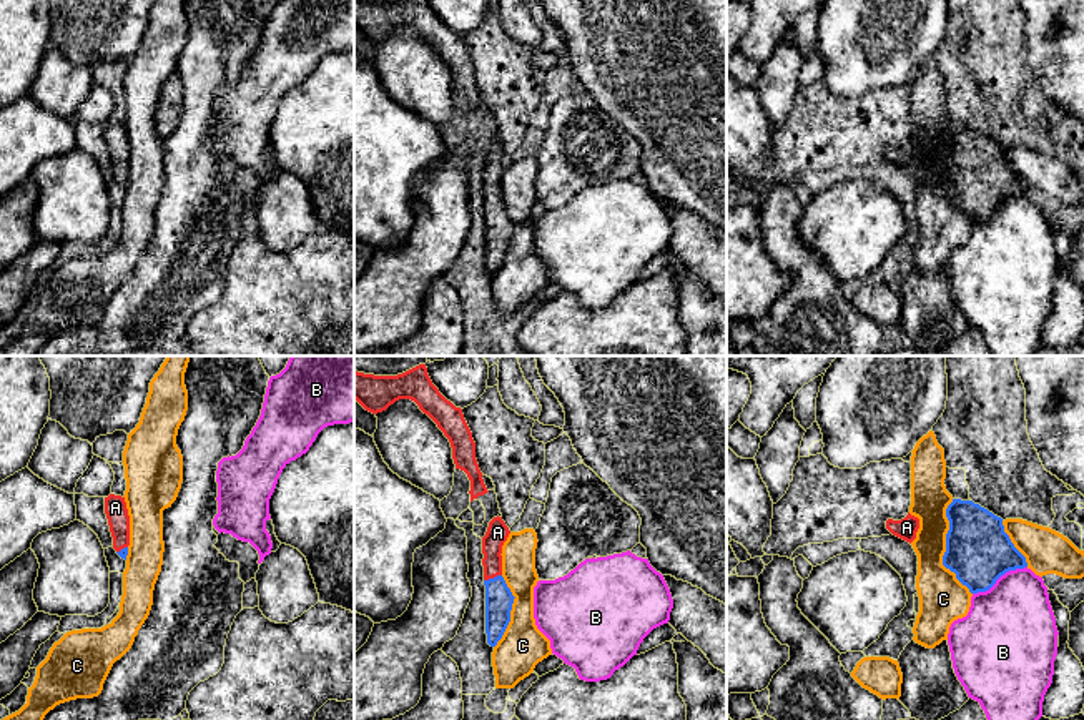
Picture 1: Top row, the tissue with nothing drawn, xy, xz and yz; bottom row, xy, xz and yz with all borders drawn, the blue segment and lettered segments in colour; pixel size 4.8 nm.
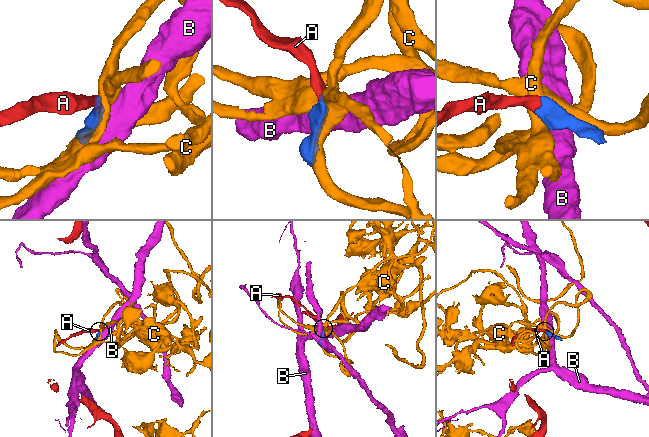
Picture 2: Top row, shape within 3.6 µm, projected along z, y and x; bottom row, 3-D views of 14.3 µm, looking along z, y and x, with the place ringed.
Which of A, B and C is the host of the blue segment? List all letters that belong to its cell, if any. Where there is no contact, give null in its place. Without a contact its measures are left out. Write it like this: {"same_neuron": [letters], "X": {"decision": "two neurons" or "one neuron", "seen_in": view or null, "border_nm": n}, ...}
{"same_neuron": ["A"], "A": {"decision": "one neuron", "seen_in": "xz", "border_nm": 90}, "B": {"decision": "two neurons", "seen_in": "yz", "border_nm": 300}, "C": {"decision": "two neurons", "seen_in": "yz", "border_nm": 480}}

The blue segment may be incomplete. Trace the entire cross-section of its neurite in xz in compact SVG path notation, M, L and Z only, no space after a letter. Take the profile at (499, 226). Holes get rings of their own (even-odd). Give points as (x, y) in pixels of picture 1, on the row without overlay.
M494 145L489 150L487 160L482 165L482 193L485 213L485 261L487 271L495 274L502 266L514 231L514 223L502 205L502 173L510 158L502 145Z

